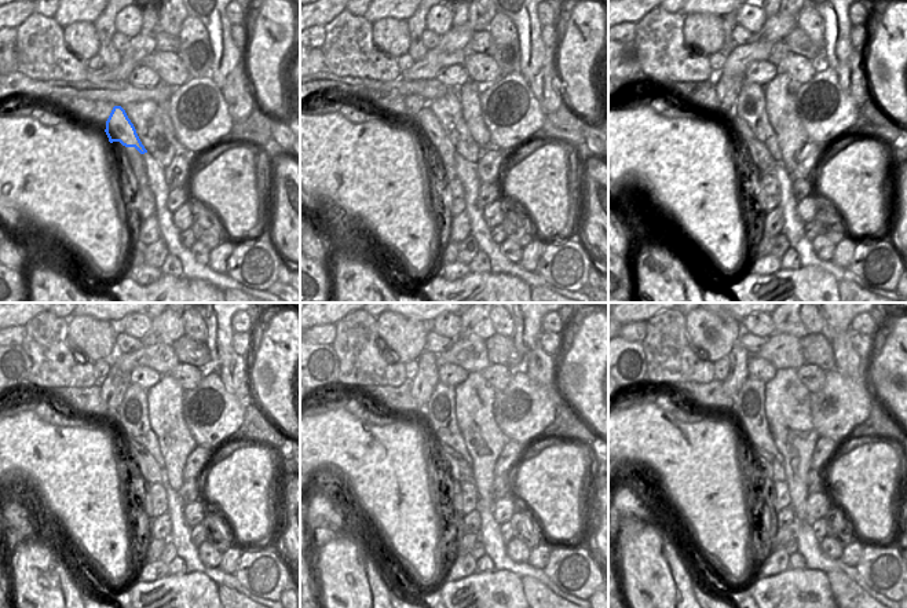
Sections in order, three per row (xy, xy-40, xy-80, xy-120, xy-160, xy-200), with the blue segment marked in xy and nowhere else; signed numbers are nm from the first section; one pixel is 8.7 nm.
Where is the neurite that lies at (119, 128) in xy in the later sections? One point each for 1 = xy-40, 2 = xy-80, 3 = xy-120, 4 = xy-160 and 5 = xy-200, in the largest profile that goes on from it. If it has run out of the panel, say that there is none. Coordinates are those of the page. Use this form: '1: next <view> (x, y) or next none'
1: next xy-40 (427, 125)
2: next xy-80 (761, 163)
3: next xy-120 (143, 464)
4: next xy-160 (459, 471)
5: next xy-200 (770, 469)

